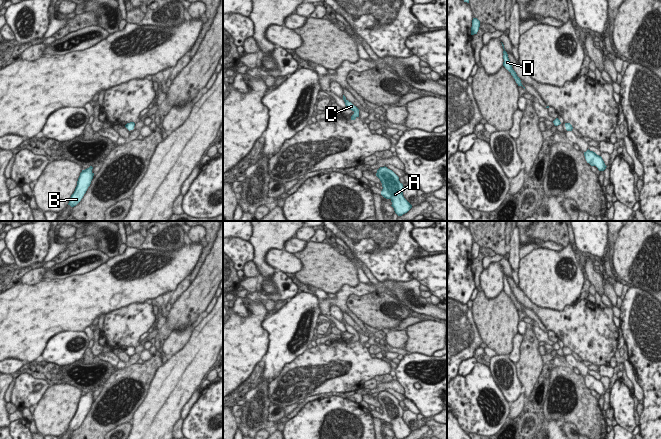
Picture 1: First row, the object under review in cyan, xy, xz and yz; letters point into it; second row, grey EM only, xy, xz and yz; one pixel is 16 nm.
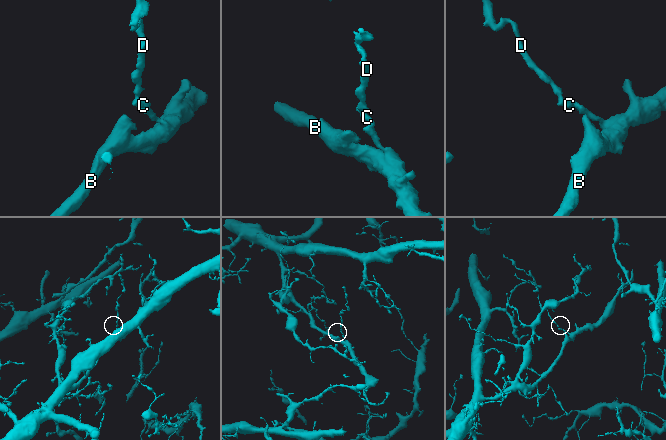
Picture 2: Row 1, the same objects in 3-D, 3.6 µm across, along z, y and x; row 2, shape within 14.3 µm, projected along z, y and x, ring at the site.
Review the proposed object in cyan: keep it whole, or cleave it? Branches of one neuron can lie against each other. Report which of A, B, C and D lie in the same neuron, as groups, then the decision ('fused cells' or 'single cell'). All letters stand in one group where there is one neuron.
A B C D | single cell

